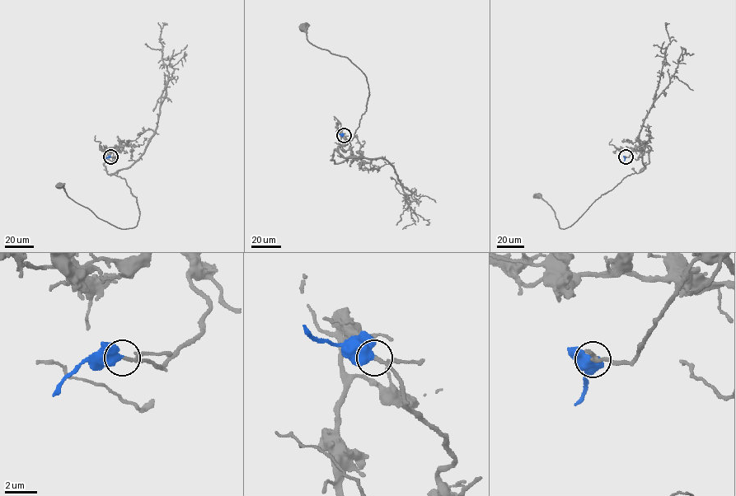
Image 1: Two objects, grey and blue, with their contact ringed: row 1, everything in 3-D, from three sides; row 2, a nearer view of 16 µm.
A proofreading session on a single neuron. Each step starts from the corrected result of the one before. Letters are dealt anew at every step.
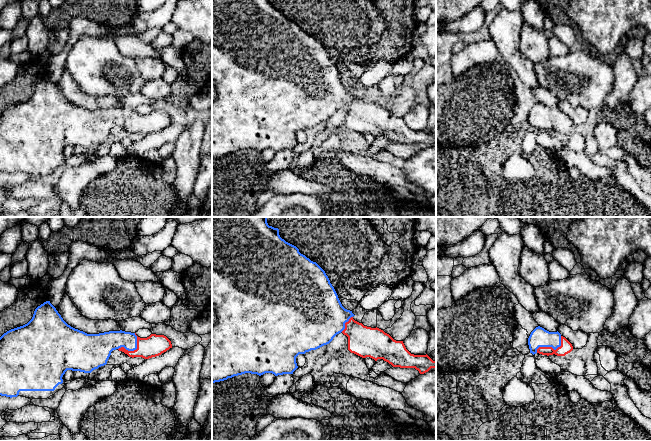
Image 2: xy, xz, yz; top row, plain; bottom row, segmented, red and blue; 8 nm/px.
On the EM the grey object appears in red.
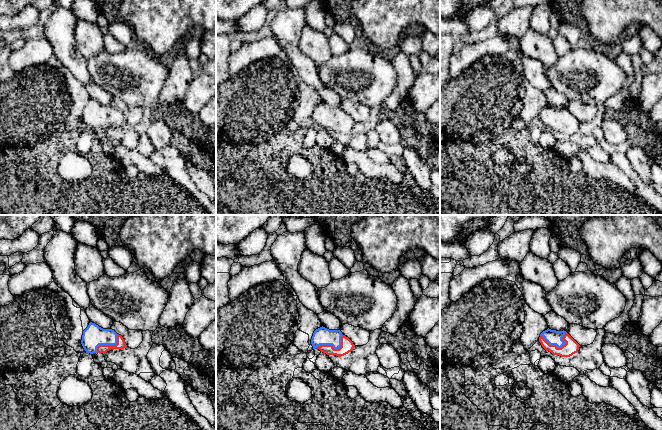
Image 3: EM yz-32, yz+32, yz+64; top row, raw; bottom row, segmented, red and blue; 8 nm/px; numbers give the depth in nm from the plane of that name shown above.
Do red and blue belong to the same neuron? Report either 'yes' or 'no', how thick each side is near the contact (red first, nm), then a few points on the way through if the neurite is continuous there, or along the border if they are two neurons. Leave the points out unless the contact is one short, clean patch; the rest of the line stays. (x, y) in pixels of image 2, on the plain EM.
yes; 100 nm thick on the red side, 160 nm on the other; runs through yz (566, 123), (551, 123), (539, 113)

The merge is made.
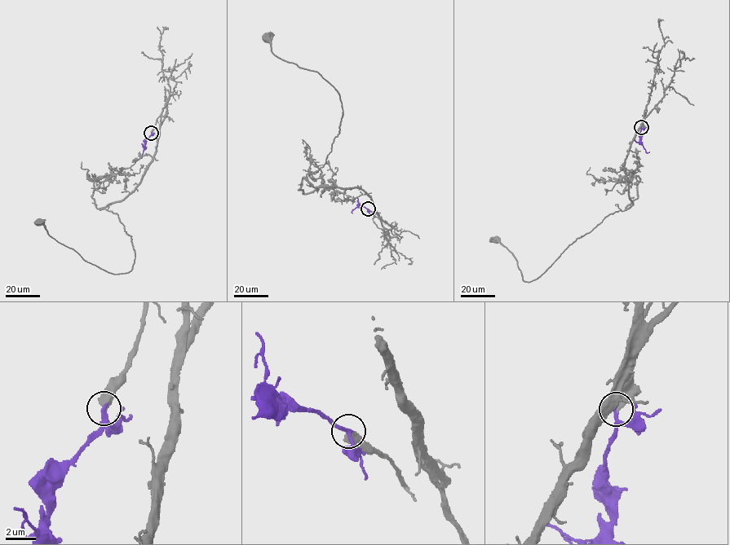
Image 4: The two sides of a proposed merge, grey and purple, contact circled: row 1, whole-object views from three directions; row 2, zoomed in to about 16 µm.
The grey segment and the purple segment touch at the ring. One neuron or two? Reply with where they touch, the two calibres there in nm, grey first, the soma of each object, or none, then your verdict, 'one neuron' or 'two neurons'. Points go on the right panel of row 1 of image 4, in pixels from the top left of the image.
(641, 127) | 500/200 nm | grey (496, 239) | purple none | one neuron

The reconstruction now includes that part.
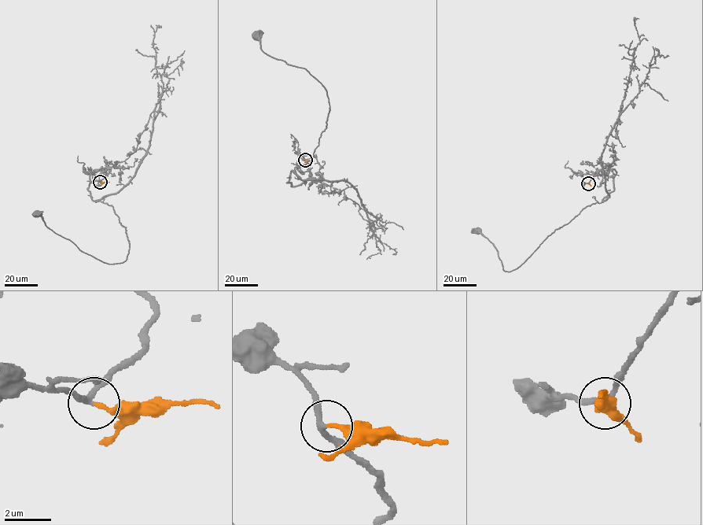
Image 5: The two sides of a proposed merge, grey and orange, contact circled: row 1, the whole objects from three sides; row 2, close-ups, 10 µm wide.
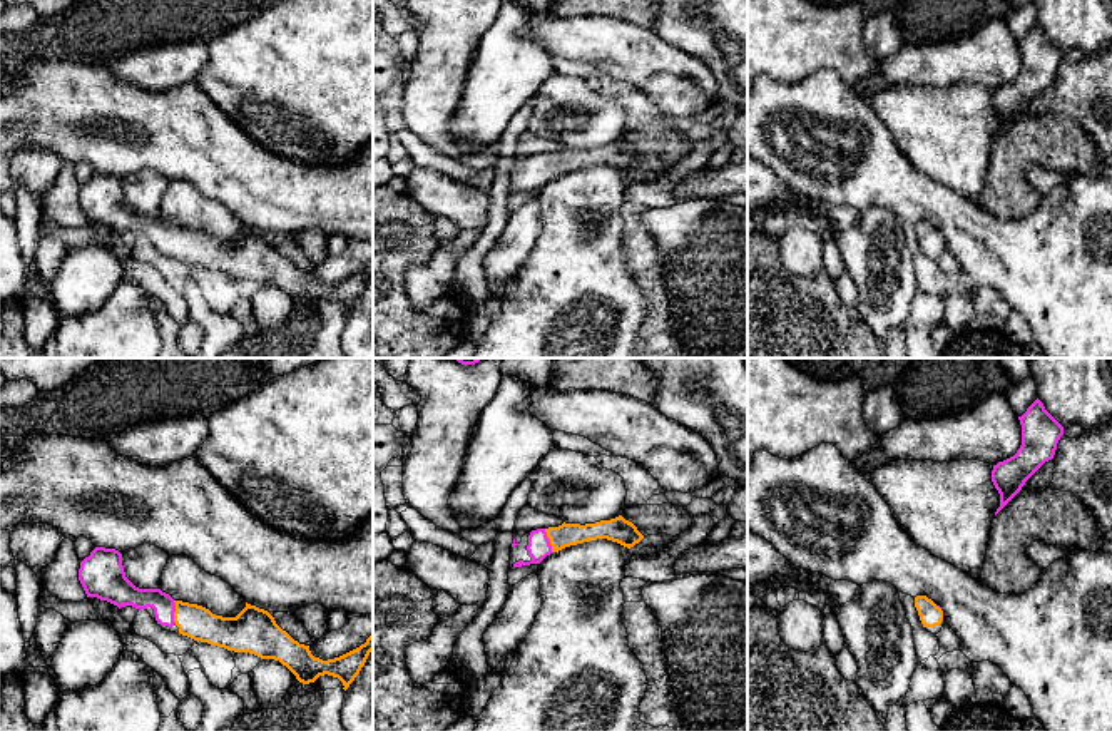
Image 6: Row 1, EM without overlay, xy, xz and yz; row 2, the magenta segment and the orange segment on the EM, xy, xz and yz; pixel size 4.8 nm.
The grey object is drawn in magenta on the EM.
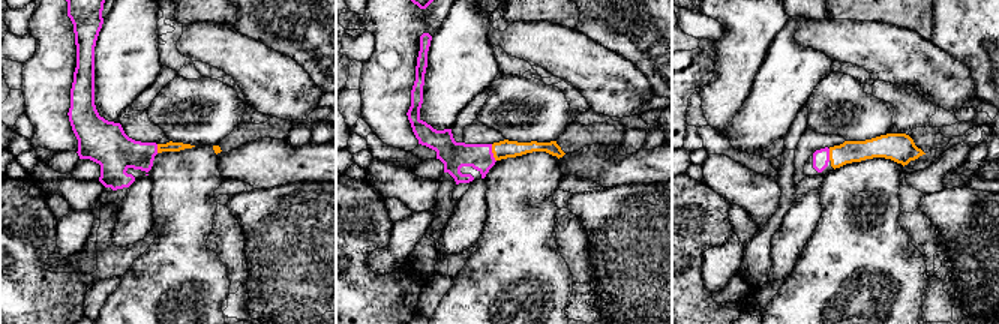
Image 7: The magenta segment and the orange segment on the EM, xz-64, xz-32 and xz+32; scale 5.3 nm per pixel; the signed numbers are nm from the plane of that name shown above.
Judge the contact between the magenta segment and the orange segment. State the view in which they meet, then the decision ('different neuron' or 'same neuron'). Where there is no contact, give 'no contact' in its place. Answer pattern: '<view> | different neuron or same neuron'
xz | same neuron

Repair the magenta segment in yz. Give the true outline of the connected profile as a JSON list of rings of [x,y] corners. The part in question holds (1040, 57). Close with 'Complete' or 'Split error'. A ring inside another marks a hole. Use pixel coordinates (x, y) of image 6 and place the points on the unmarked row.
[[[1037,23],[1018,42],[1022,70],[1017,79],[993,90],[992,107],[1000,119],[995,141],[1022,115],[1025,107],[1048,85],[1053,84],[1064,52],[1045,35]]]. Complete

